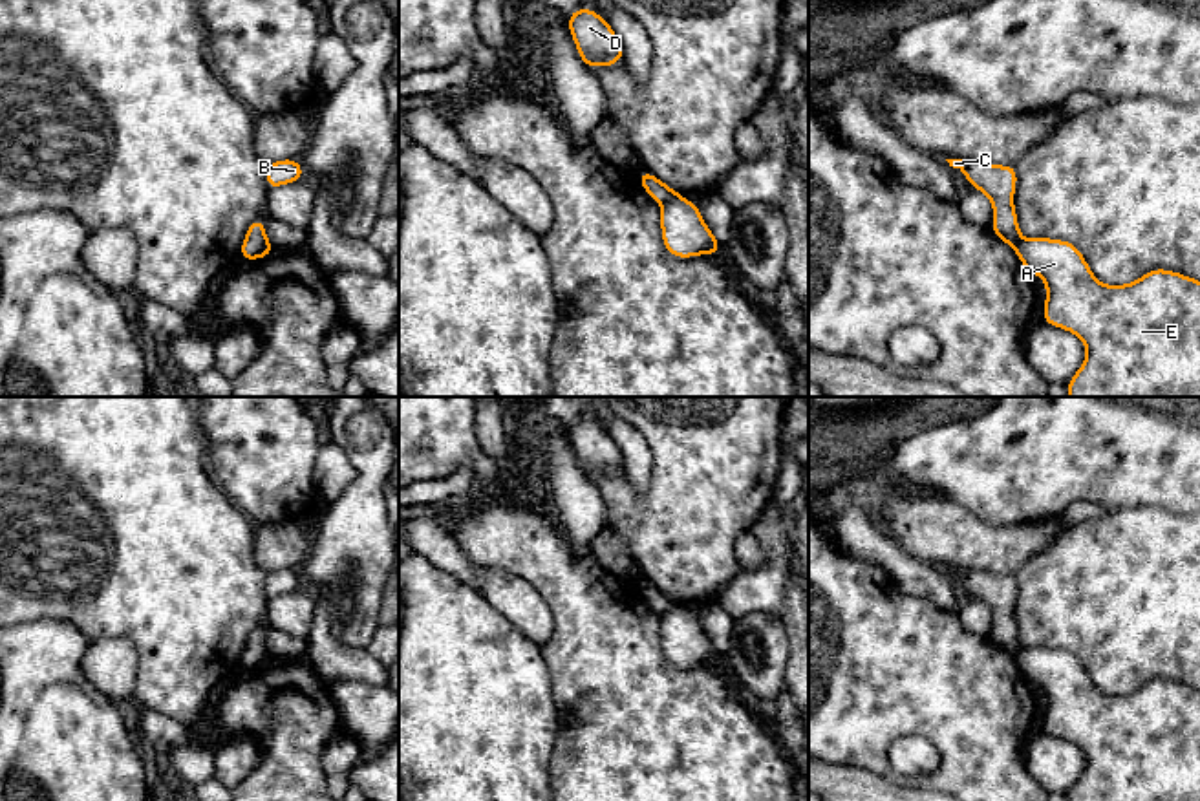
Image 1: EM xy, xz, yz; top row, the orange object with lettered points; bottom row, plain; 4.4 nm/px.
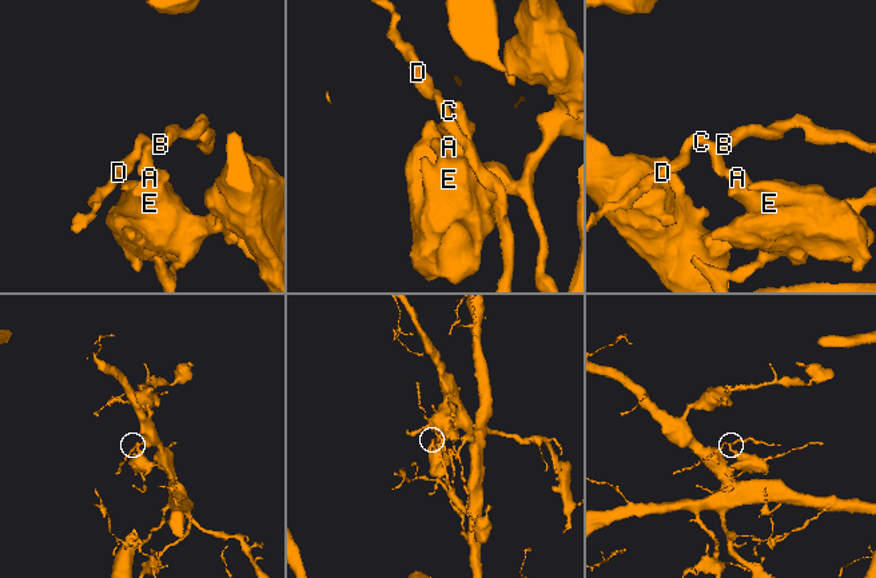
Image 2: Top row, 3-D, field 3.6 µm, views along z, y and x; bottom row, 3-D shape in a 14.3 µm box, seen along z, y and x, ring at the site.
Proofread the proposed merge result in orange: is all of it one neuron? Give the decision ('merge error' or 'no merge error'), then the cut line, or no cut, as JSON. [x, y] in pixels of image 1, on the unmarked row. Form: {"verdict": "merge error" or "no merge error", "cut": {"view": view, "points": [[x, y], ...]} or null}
{"verdict": "merge error", "cut": {"view": "xz", "points": [[675, 602], [661, 613]]}}

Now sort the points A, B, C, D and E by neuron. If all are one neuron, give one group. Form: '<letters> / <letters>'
A E / B C D

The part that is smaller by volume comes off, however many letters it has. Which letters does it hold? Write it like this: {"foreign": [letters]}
{"foreign": ["B", "C", "D"]}

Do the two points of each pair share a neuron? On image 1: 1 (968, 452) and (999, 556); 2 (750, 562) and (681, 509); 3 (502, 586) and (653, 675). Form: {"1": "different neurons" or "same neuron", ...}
{"1": "different neurons", "2": "different neurons", "3": "different neurons"}

